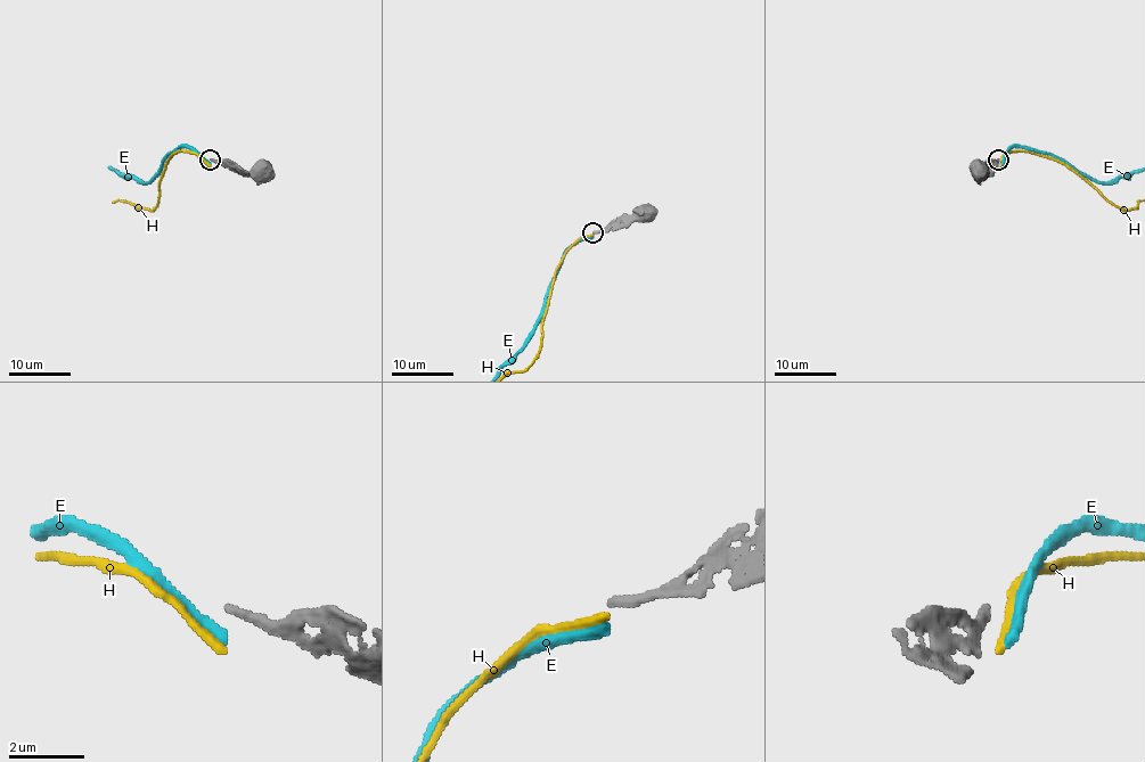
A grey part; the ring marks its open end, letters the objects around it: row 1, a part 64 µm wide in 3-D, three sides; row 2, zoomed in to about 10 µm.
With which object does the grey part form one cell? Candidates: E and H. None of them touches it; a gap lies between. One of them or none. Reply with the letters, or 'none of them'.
H

